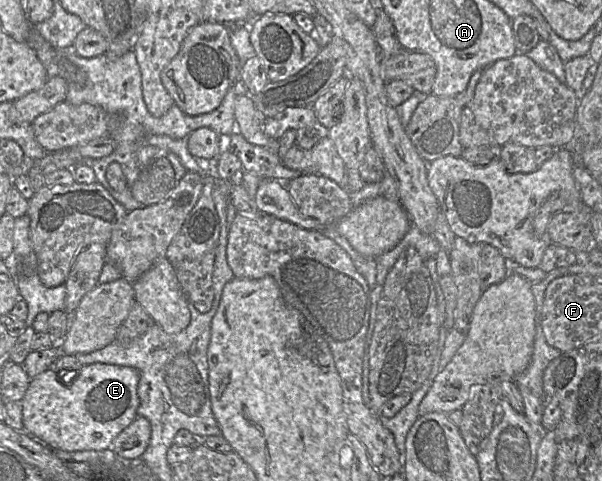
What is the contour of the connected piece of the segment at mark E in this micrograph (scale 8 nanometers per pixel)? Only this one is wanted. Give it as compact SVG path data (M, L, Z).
M93 363L82 366L70 385L64 385L52 369L32 378L22 399L22 422L26 433L51 449L102 451L137 417L139 372L132 367Z

